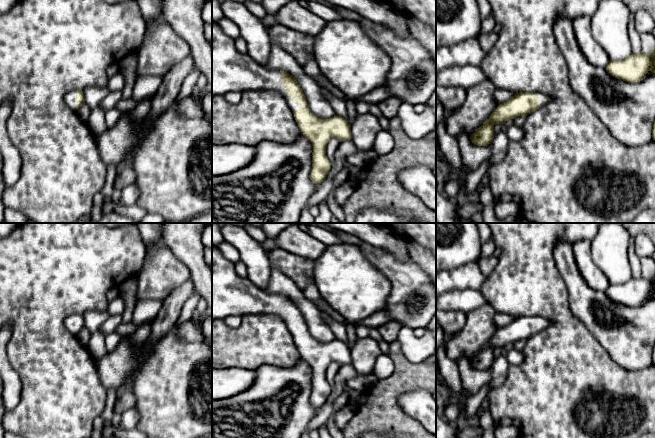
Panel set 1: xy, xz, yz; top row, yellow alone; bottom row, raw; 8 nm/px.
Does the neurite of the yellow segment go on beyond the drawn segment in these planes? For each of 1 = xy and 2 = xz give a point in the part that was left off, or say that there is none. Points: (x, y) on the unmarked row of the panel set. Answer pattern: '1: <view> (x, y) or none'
1: xy (70, 323)
2: xz (231, 294)

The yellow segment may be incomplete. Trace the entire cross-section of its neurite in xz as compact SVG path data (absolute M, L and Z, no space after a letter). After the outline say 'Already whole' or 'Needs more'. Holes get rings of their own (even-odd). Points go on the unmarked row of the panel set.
M212 247L212 321L231 315L263 313L283 318L303 358L313 369L310 403L321 408L331 394L326 371L331 362L351 364L351 349L334 339L329 343L315 340L296 303L286 295L267 293L240 277L235 264L227 260L217 247Z. Needs more

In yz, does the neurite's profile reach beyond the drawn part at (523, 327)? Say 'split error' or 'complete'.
split error

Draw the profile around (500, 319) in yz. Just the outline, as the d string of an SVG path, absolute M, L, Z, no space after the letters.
M496 312L493 317L493 323L500 329L504 326L510 324L516 317L504 313L504 312Z

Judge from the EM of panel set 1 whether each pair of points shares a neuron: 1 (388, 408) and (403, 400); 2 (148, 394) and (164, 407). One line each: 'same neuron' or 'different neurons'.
1: different neurons
2: same neuron

